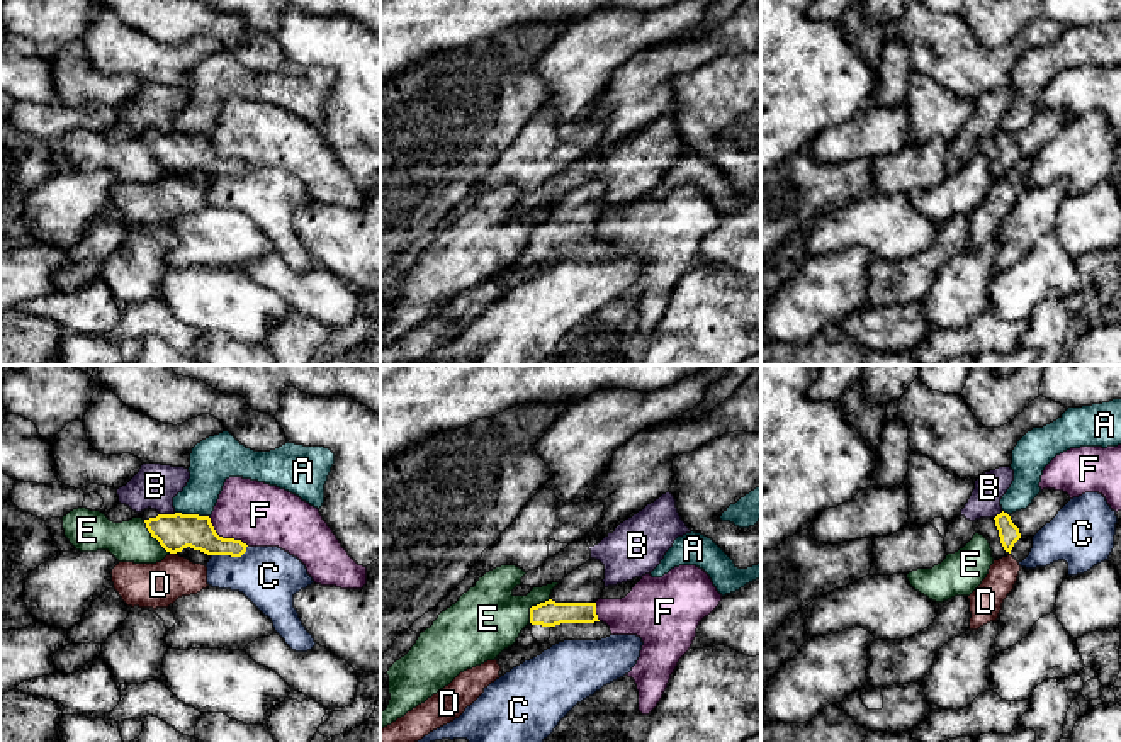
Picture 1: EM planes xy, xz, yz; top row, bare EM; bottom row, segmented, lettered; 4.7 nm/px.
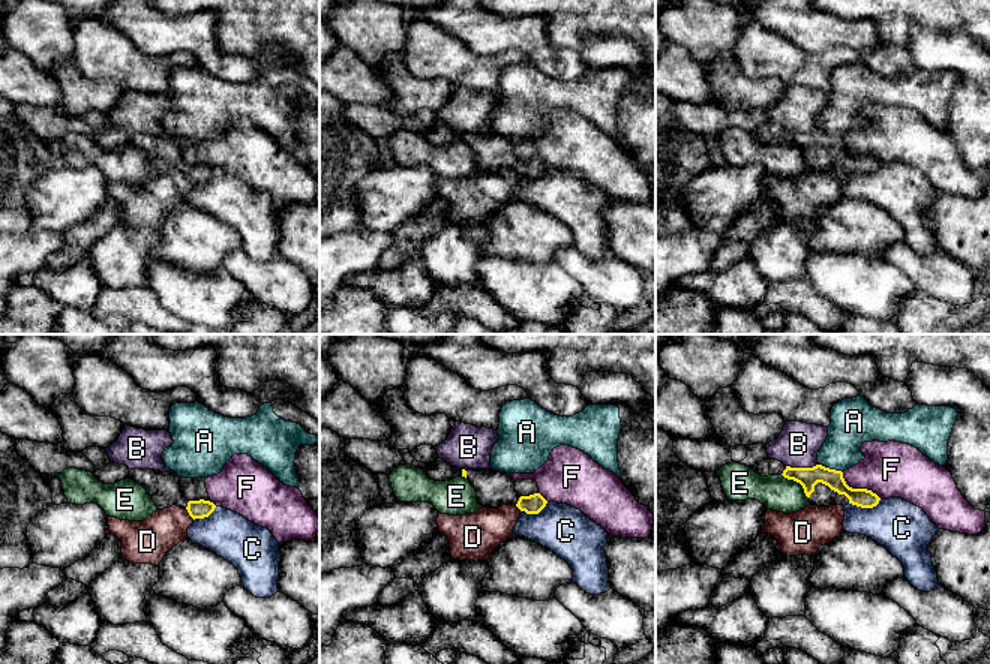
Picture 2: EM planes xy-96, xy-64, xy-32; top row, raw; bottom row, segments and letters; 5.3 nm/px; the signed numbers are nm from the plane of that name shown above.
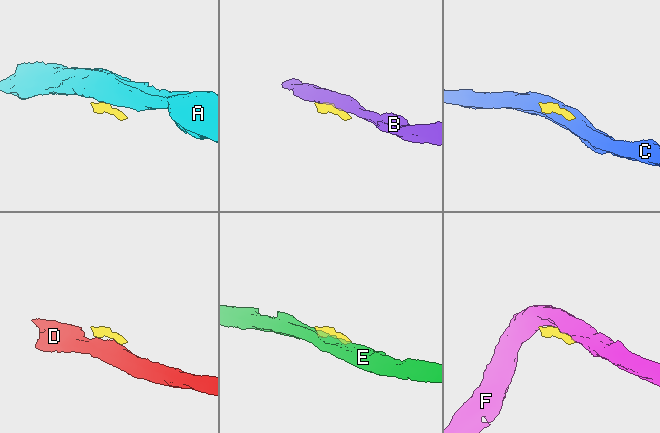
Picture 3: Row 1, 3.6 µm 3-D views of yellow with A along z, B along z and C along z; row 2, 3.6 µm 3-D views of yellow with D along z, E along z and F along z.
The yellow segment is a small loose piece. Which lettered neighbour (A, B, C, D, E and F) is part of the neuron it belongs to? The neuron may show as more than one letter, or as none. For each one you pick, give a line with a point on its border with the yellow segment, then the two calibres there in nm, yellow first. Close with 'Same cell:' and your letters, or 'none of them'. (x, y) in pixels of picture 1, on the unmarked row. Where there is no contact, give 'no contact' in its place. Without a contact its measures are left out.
Same cell: none of them

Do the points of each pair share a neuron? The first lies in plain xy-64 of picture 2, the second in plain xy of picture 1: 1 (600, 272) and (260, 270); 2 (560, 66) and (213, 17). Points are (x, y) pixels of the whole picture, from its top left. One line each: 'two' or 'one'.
1: one
2: one

